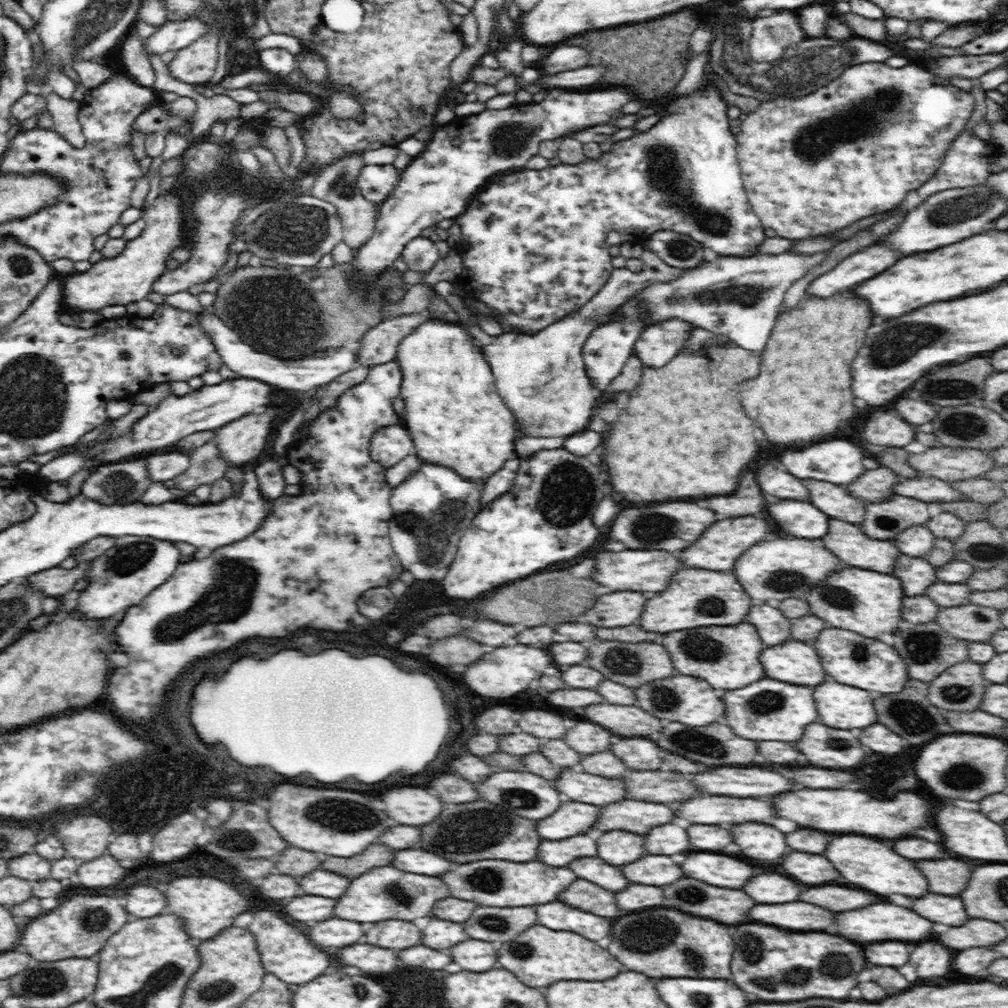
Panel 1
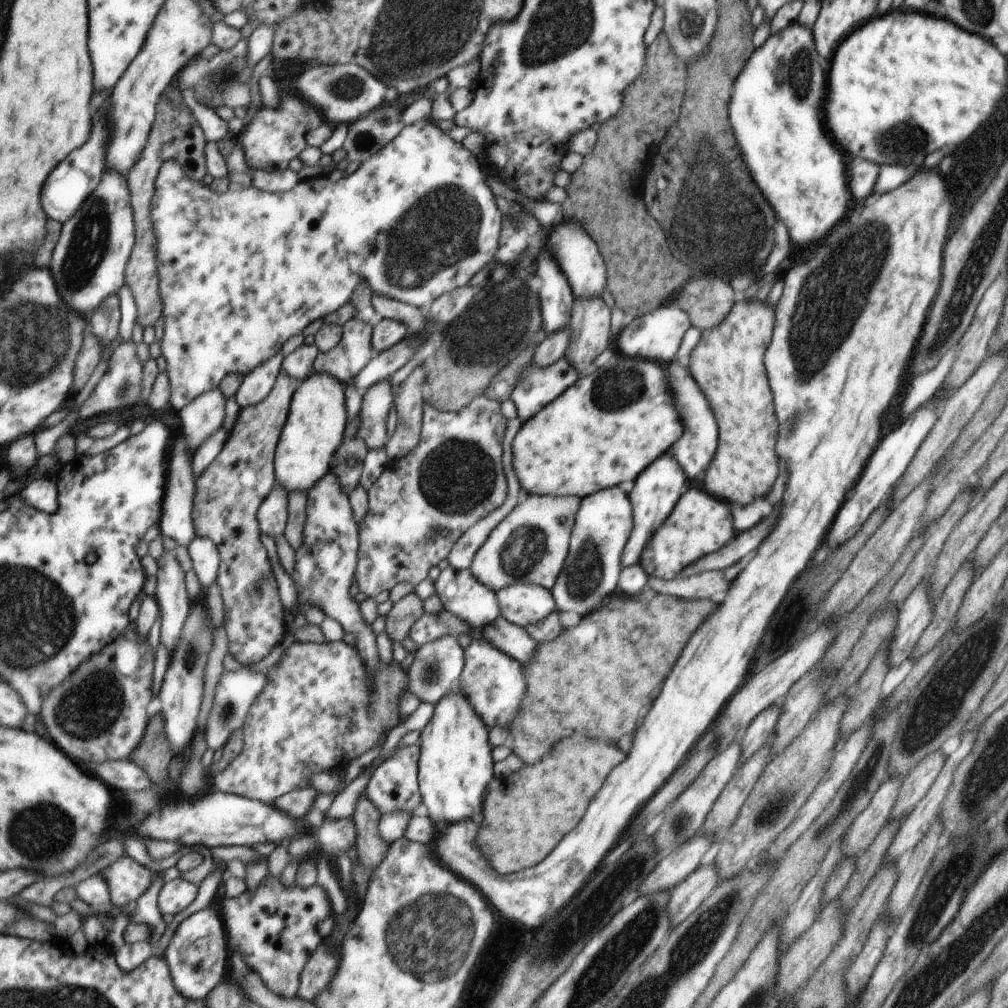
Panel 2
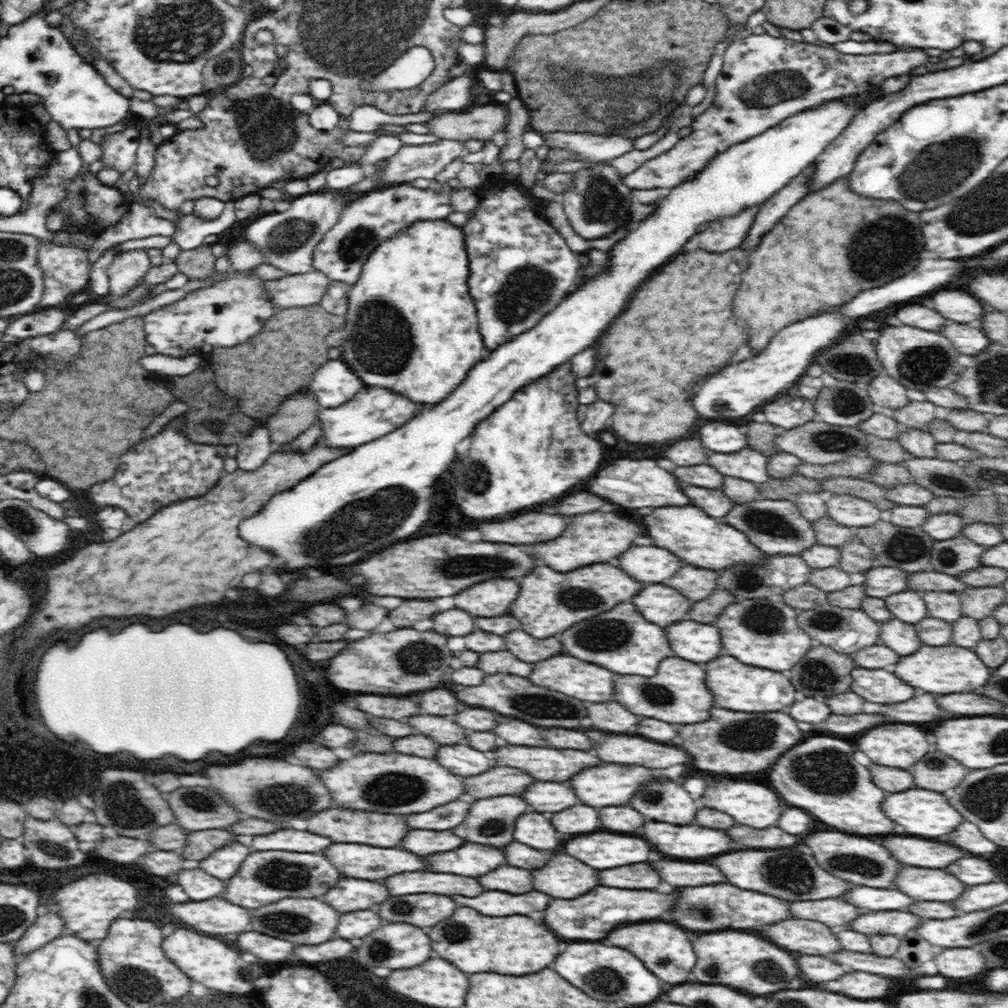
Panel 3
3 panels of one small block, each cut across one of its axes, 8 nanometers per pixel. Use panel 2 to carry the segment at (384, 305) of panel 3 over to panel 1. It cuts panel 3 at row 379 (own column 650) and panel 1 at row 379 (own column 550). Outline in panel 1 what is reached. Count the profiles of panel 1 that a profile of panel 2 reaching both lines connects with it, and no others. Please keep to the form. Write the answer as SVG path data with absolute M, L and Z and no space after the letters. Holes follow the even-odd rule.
M442 319L428 320L417 326L408 336L405 336L398 345L395 358L398 358L403 371L403 384L400 398L404 401L402 426L410 430L415 454L423 461L448 466L470 480L488 478L502 468L506 458L510 458L512 448L515 447L515 416L506 406L498 394L495 378L485 354L476 349L476 340L470 336L464 327L457 323L450 323ZM474 416L484 416L484 428L464 426L460 422L472 420Z

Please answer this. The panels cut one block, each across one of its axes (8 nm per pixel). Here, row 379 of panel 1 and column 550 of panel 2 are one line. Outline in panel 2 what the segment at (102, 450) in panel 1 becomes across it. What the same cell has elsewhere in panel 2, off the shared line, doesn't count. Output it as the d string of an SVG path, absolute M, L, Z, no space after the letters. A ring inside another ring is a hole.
M561 218L550 226L541 250L548 250L554 256L556 264L568 279L575 298L601 298L604 288L609 284L608 268L598 245L582 224Z

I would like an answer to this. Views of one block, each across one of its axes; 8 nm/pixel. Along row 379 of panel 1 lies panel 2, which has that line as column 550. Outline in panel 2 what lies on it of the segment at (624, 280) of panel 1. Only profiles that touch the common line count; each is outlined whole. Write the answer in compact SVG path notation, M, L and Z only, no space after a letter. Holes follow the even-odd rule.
M524 495L494 527L468 569L496 592L520 583L539 584L551 591L568 556L572 526L580 506L579 496Z

